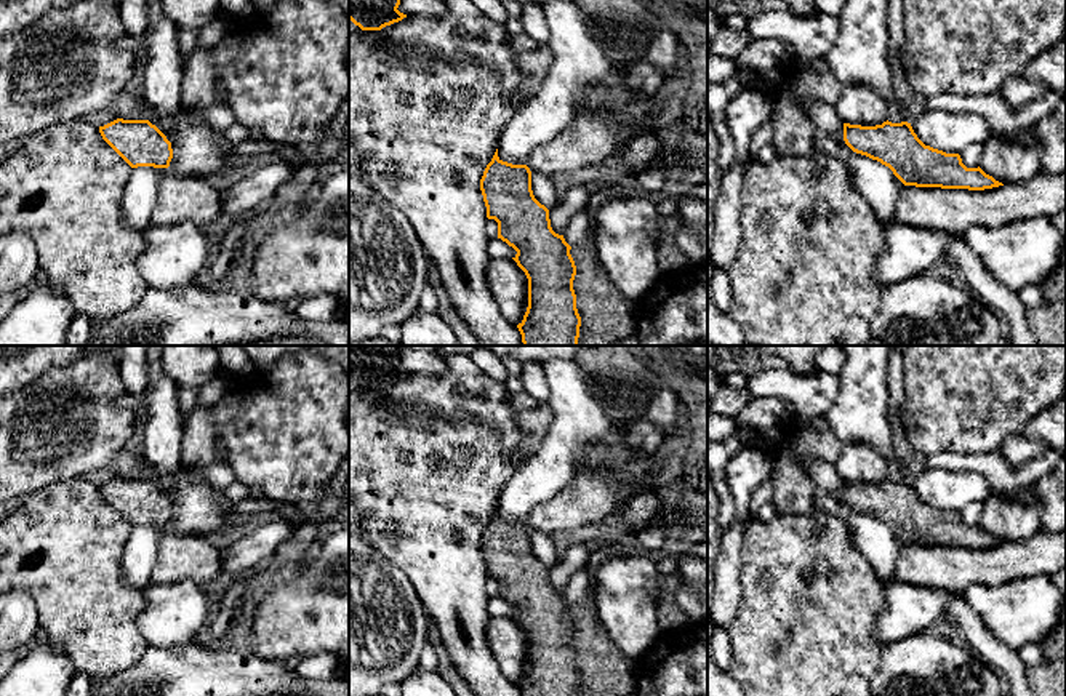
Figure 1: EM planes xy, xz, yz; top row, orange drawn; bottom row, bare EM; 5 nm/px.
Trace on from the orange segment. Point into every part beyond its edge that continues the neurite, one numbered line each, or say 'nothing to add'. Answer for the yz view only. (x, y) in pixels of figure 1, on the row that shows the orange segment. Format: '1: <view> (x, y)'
nothing to add

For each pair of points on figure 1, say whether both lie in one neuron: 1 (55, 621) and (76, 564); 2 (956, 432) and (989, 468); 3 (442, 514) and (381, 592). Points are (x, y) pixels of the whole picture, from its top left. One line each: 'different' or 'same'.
1: same
2: different
3: different

